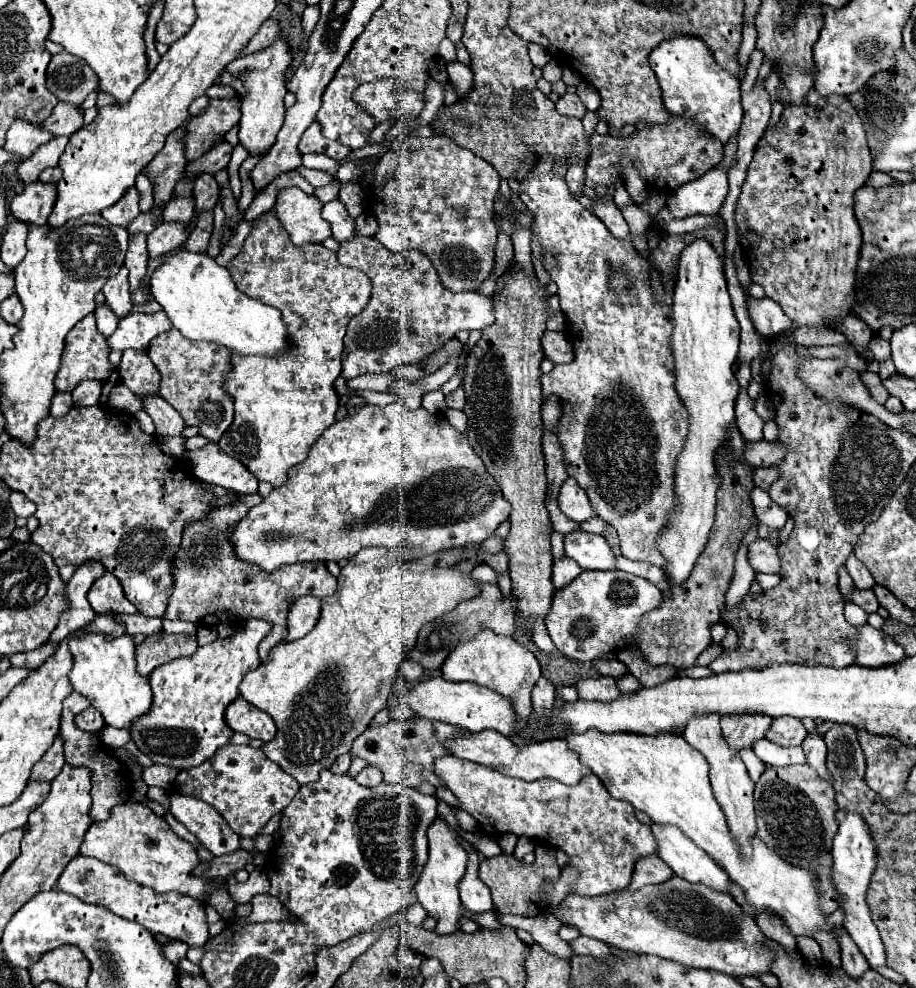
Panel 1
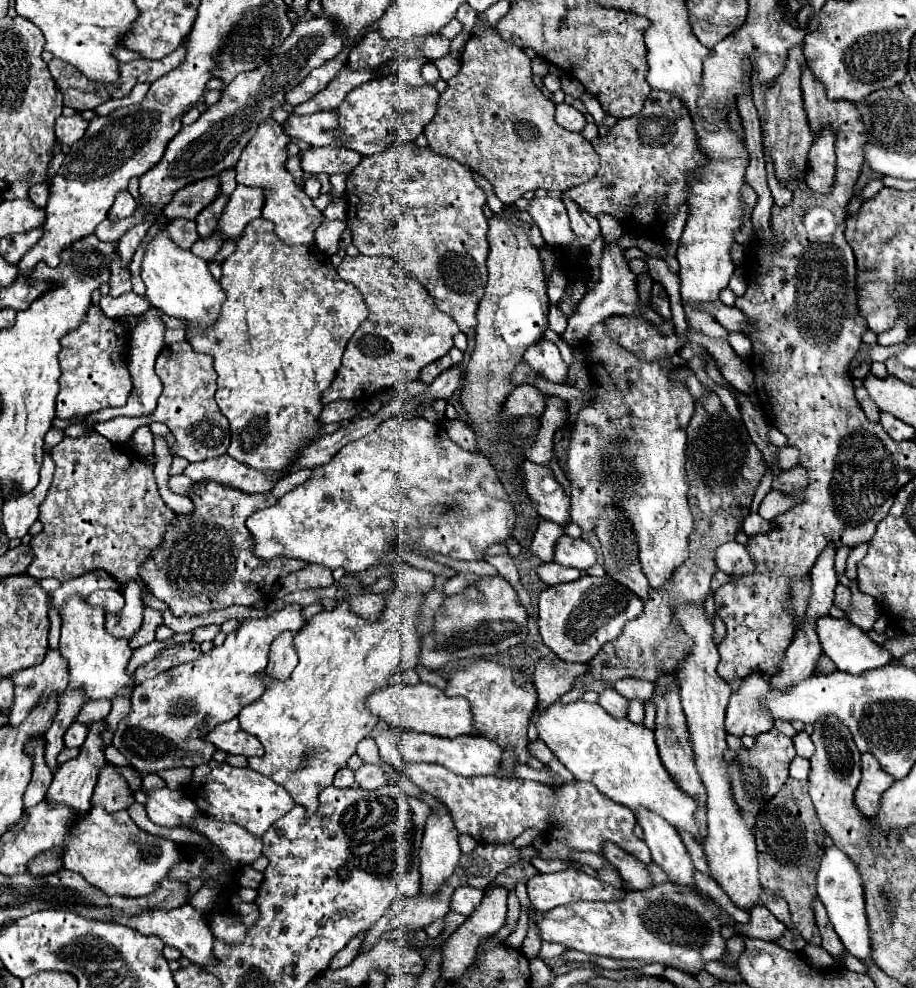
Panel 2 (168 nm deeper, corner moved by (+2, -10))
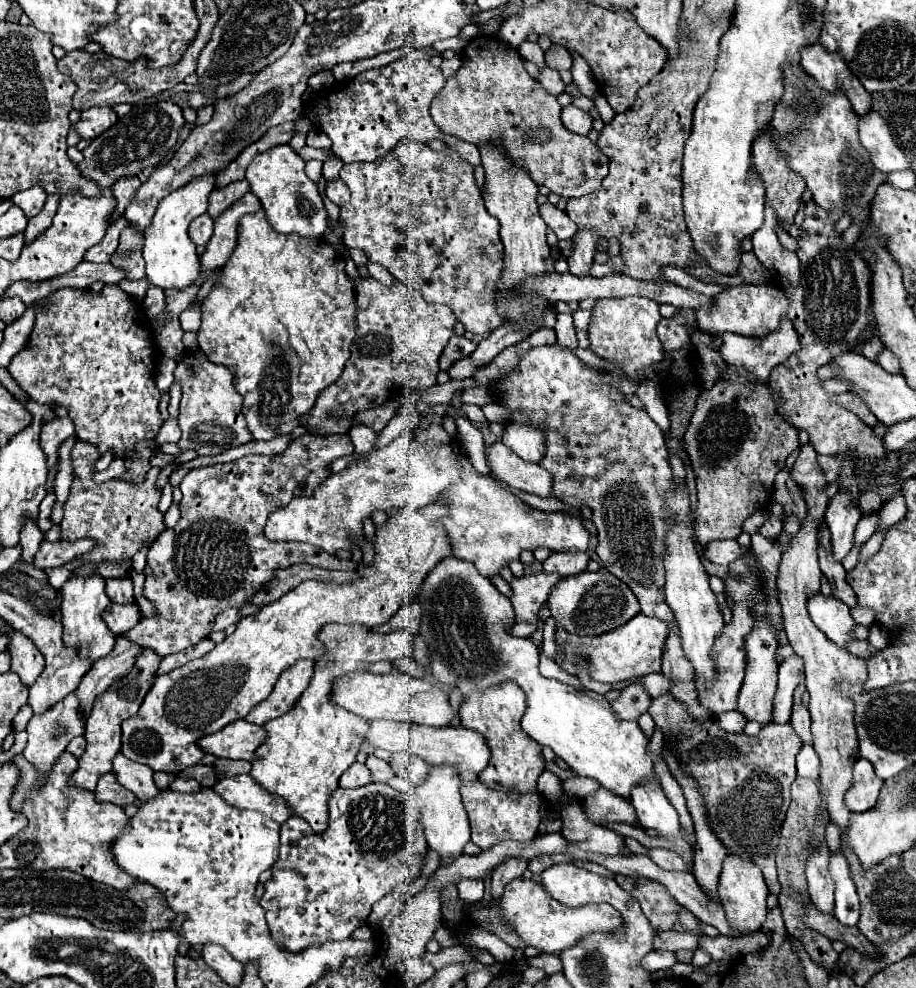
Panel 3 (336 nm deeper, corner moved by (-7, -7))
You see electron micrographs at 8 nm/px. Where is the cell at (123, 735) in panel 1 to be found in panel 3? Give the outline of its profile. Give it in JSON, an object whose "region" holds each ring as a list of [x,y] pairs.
{"region":[[[118,753],[114,757],[114,773],[118,777],[118,781],[128,787],[132,793],[136,793],[136,797],[140,801],[150,801],[154,799],[160,789],[156,787],[154,779],[152,779],[152,769],[142,765],[142,763],[136,763],[136,761],[130,761],[128,757],[124,757],[122,753]]]}

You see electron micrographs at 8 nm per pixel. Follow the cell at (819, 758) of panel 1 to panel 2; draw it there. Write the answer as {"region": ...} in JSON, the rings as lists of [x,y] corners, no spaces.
{"region":[[[801,730],[801,732],[797,732],[797,734],[793,736],[793,744],[795,744],[797,756],[809,758],[809,756],[815,752],[815,746],[813,746],[813,742],[811,742],[811,738],[809,738],[809,734],[807,734],[805,730]]]}

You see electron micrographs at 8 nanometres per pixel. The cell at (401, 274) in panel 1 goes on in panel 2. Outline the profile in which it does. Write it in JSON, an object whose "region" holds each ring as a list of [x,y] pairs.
{"region":[[[363,254],[355,258],[347,256],[337,268],[337,274],[363,294],[363,300],[369,306],[369,316],[351,336],[335,382],[325,390],[325,394],[321,394],[323,406],[337,400],[361,402],[385,388],[405,386],[419,378],[423,366],[435,362],[453,346],[451,342],[459,332],[459,326],[451,316],[435,306],[425,286],[399,268],[393,258]]]}

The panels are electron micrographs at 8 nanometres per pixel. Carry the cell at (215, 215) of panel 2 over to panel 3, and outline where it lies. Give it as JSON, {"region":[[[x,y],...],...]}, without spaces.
{"region":[[[246,179],[242,181],[236,181],[236,183],[230,183],[222,189],[214,189],[210,193],[210,203],[208,203],[208,215],[212,219],[216,219],[222,211],[226,211],[234,201],[238,201],[244,193],[250,191],[250,185],[246,183]]]}

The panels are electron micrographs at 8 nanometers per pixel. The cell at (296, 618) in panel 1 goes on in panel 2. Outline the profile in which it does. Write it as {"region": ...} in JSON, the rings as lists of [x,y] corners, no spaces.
{"region":[[[285,632],[285,634],[281,634],[281,638],[277,638],[271,644],[269,664],[265,668],[265,674],[269,678],[285,680],[285,678],[289,678],[289,674],[297,666],[297,652],[293,646],[293,636],[295,636],[293,632]]]}

